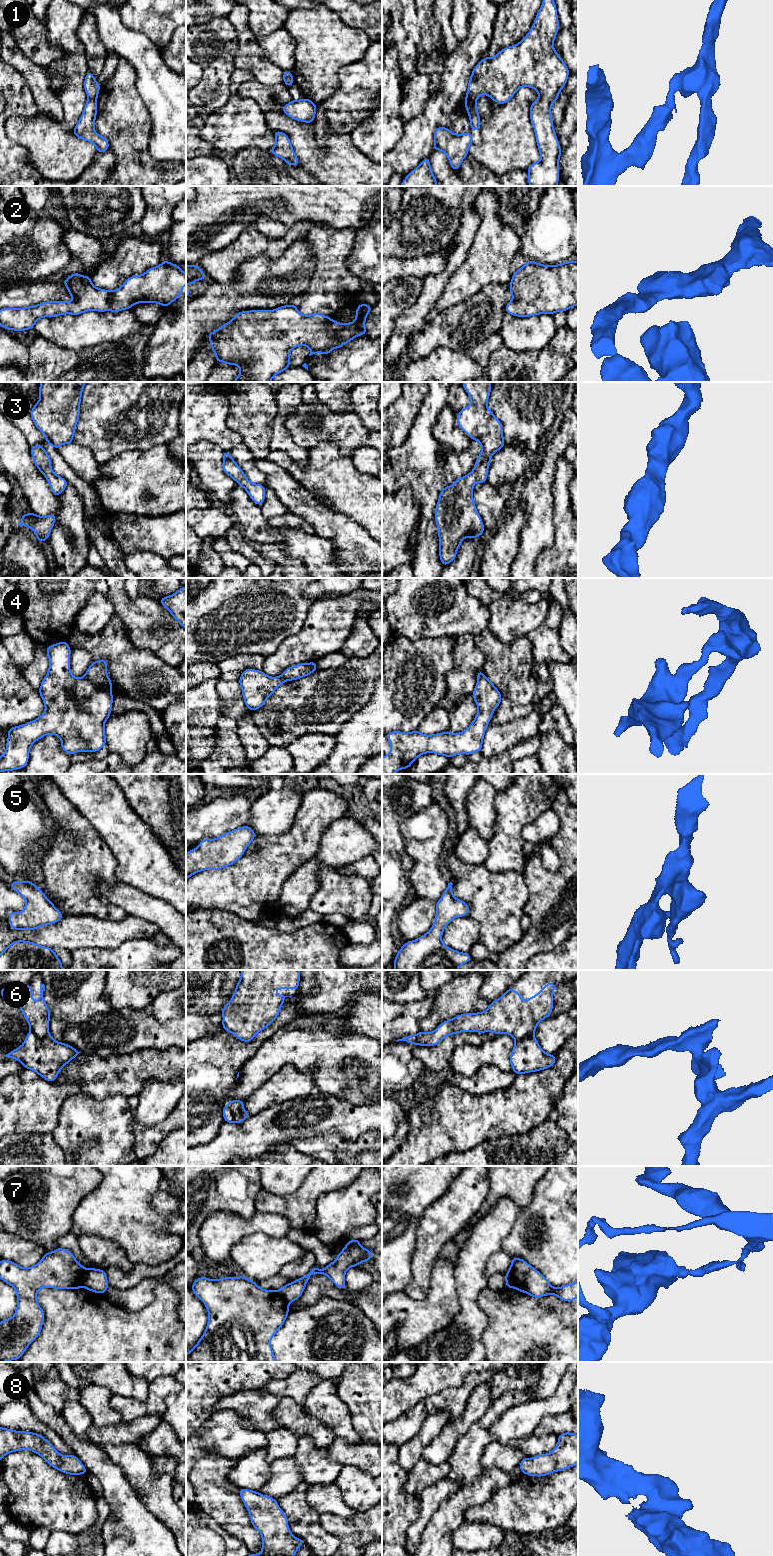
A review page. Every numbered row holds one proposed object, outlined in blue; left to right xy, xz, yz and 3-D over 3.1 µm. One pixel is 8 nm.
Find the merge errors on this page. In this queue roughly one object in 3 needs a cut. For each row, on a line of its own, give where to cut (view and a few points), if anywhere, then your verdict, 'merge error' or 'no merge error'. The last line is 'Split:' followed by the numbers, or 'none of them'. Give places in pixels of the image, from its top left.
1: cut xz (292, 76), (283, 80); merge error
2: cut none; no merge error
3: cut none; no merge error
4: cut xy (85, 675), (95, 684), (108, 689); merge error
5: cut none; no merge error
6: cut xz (228, 1103), (235, 1121); merge error
7: cut xy (88, 1269), (82, 1286); merge error
8: cut none; no merge error
Split: 1, 4, 6, 7

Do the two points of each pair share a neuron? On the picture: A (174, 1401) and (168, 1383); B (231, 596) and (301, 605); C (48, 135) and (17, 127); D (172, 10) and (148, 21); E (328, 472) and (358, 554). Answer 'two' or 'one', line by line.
A: two
B: one
C: one
D: one
E: two

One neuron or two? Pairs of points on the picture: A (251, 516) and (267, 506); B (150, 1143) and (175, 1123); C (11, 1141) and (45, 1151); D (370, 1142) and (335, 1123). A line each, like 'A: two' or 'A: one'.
A: two
B: one
C: one
D: two

